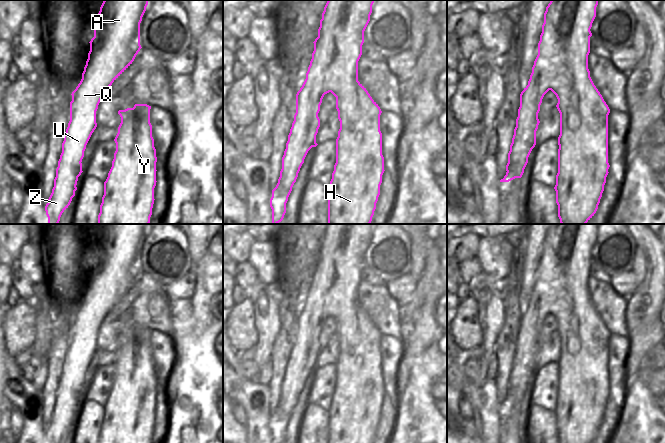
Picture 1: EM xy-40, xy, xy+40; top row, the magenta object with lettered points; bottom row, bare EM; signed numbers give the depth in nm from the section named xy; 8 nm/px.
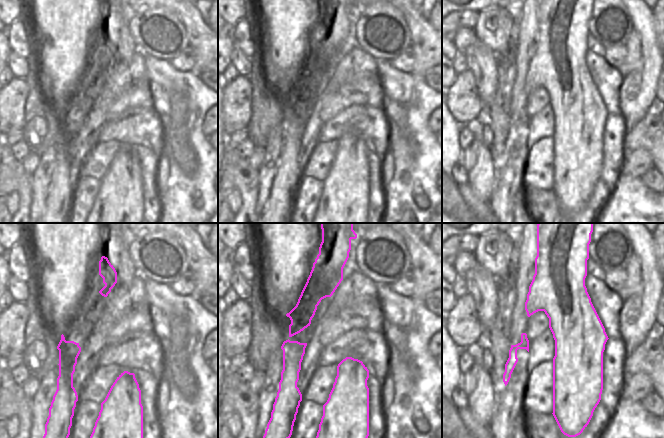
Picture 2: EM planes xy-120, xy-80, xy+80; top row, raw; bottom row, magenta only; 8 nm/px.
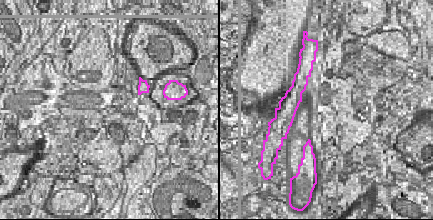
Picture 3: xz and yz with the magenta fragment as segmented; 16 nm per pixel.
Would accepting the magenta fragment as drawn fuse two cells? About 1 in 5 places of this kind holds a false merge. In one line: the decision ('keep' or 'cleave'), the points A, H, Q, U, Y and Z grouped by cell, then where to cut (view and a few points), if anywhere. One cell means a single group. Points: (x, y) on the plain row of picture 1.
keep; A H Q U Y Z; no cut

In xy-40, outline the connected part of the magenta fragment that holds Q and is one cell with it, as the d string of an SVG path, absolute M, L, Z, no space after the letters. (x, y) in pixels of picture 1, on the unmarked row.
M104 224L100 231L94 261L89 266L90 275L82 297L82 303L71 318L70 345L62 367L62 377L56 393L54 411L45 430L48 443L60 443L75 420L78 401L83 396L81 386L84 375L97 351L96 335L98 329L104 317L132 288L142 272L140 269L140 247L147 229L148 224Z

